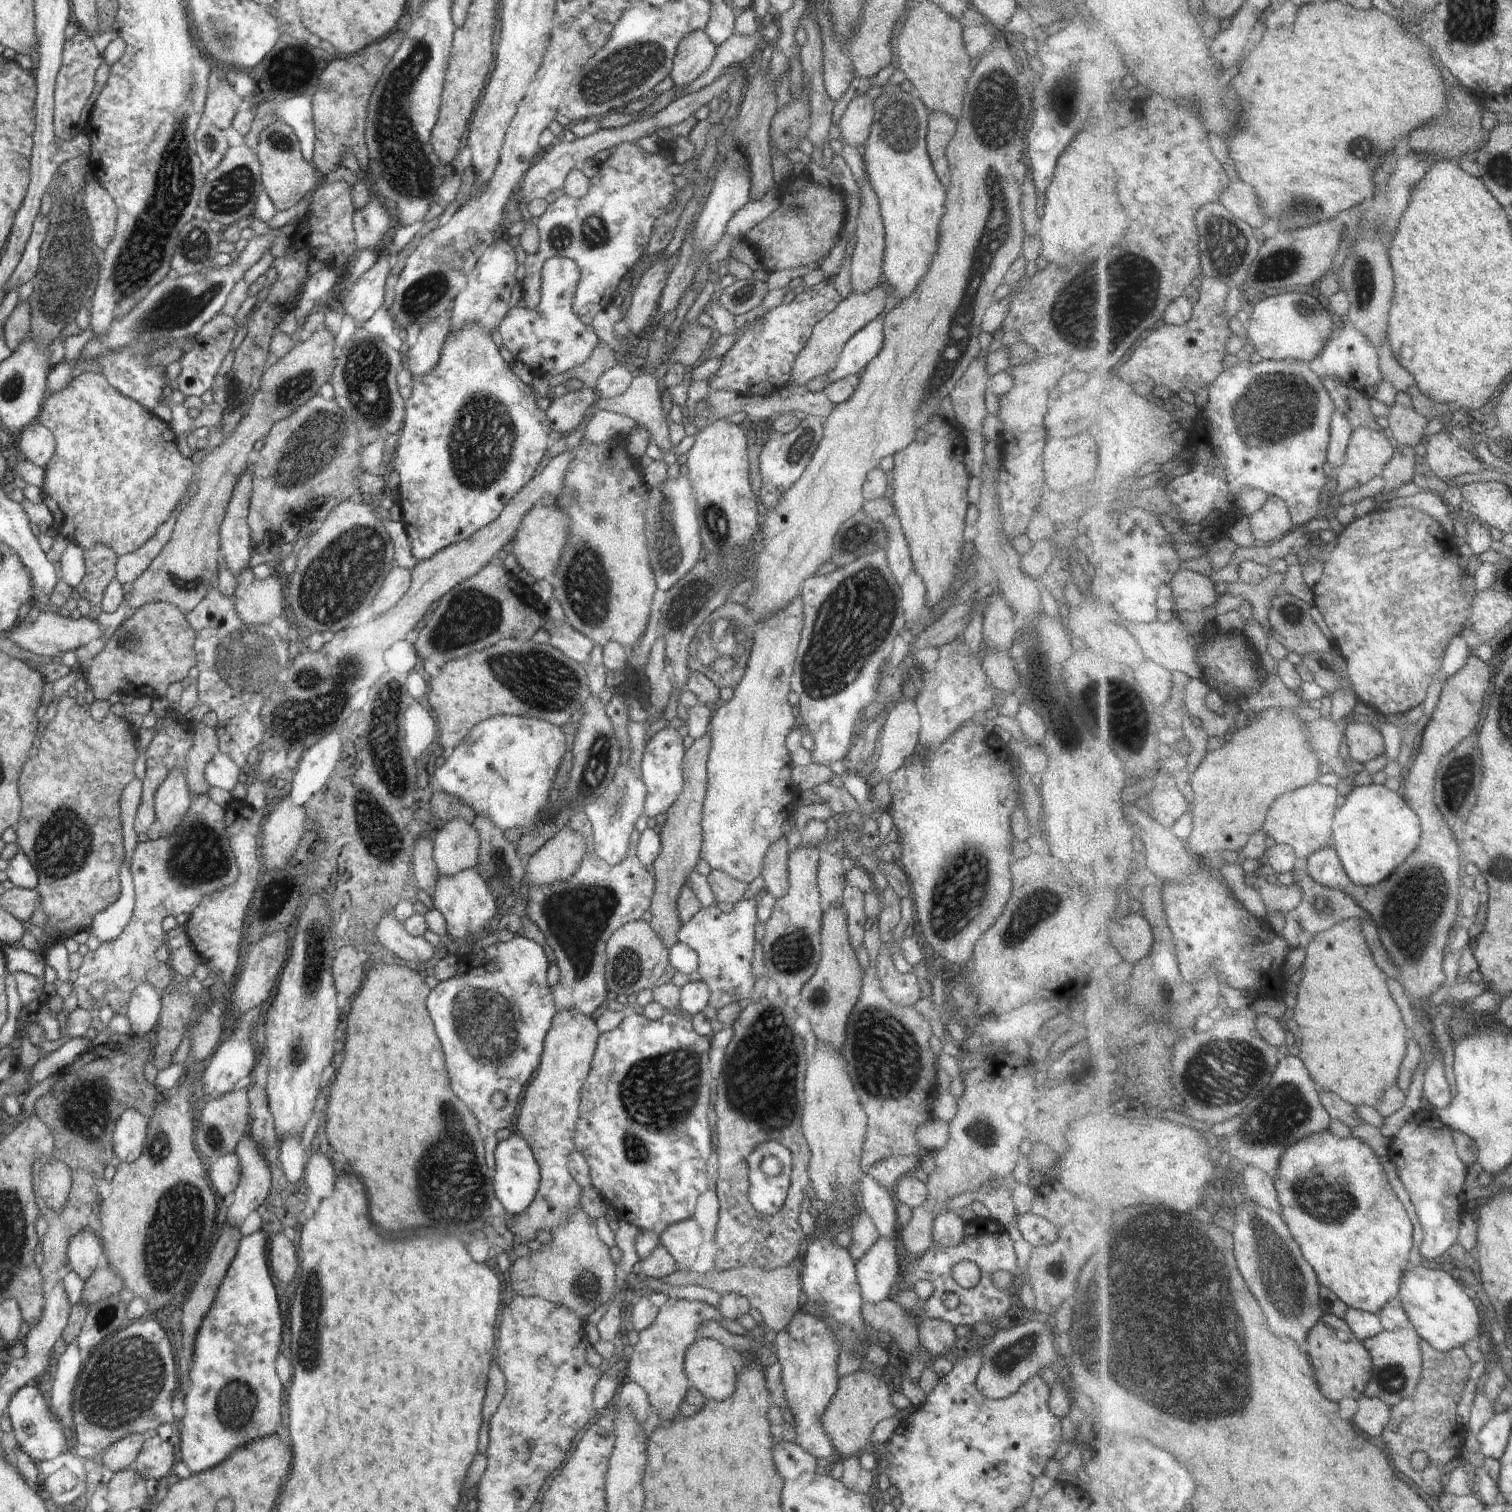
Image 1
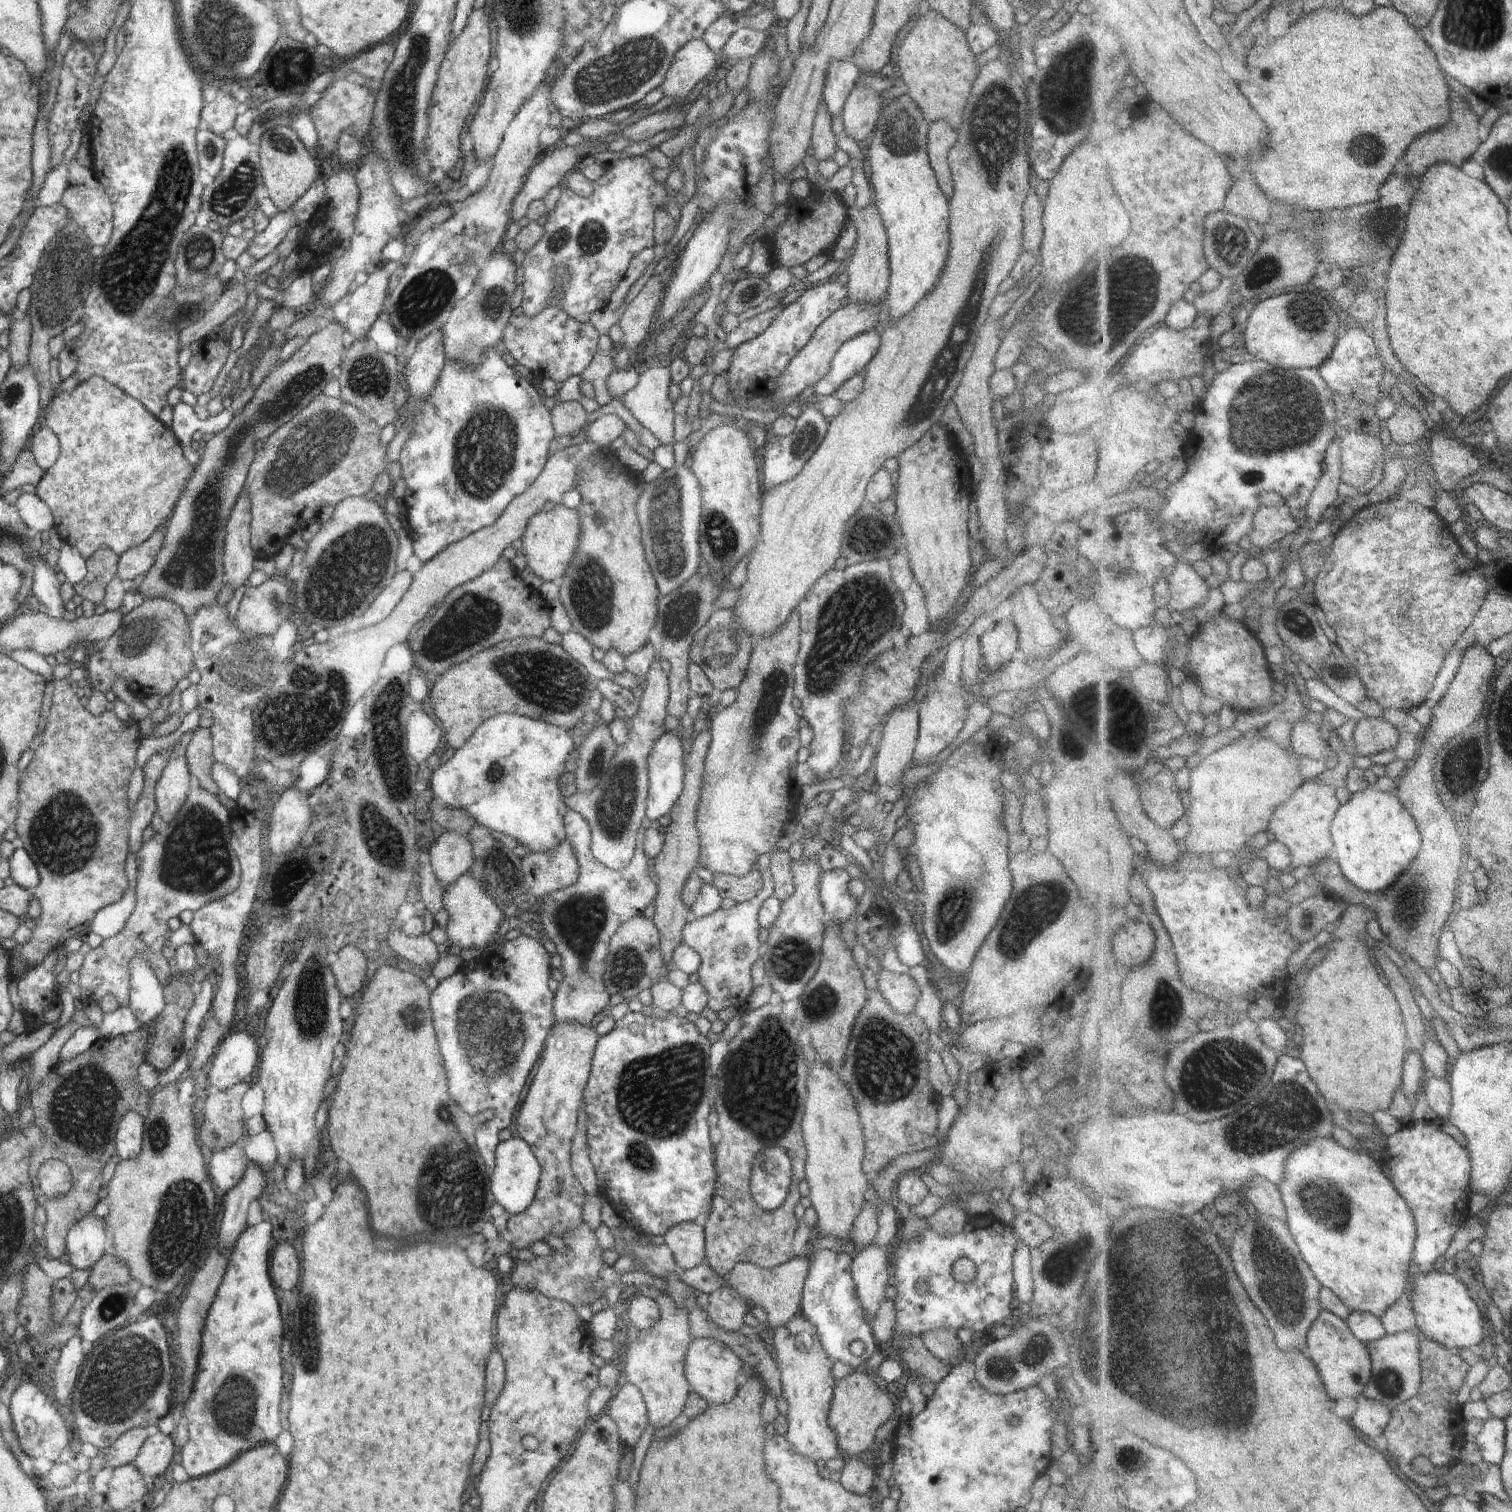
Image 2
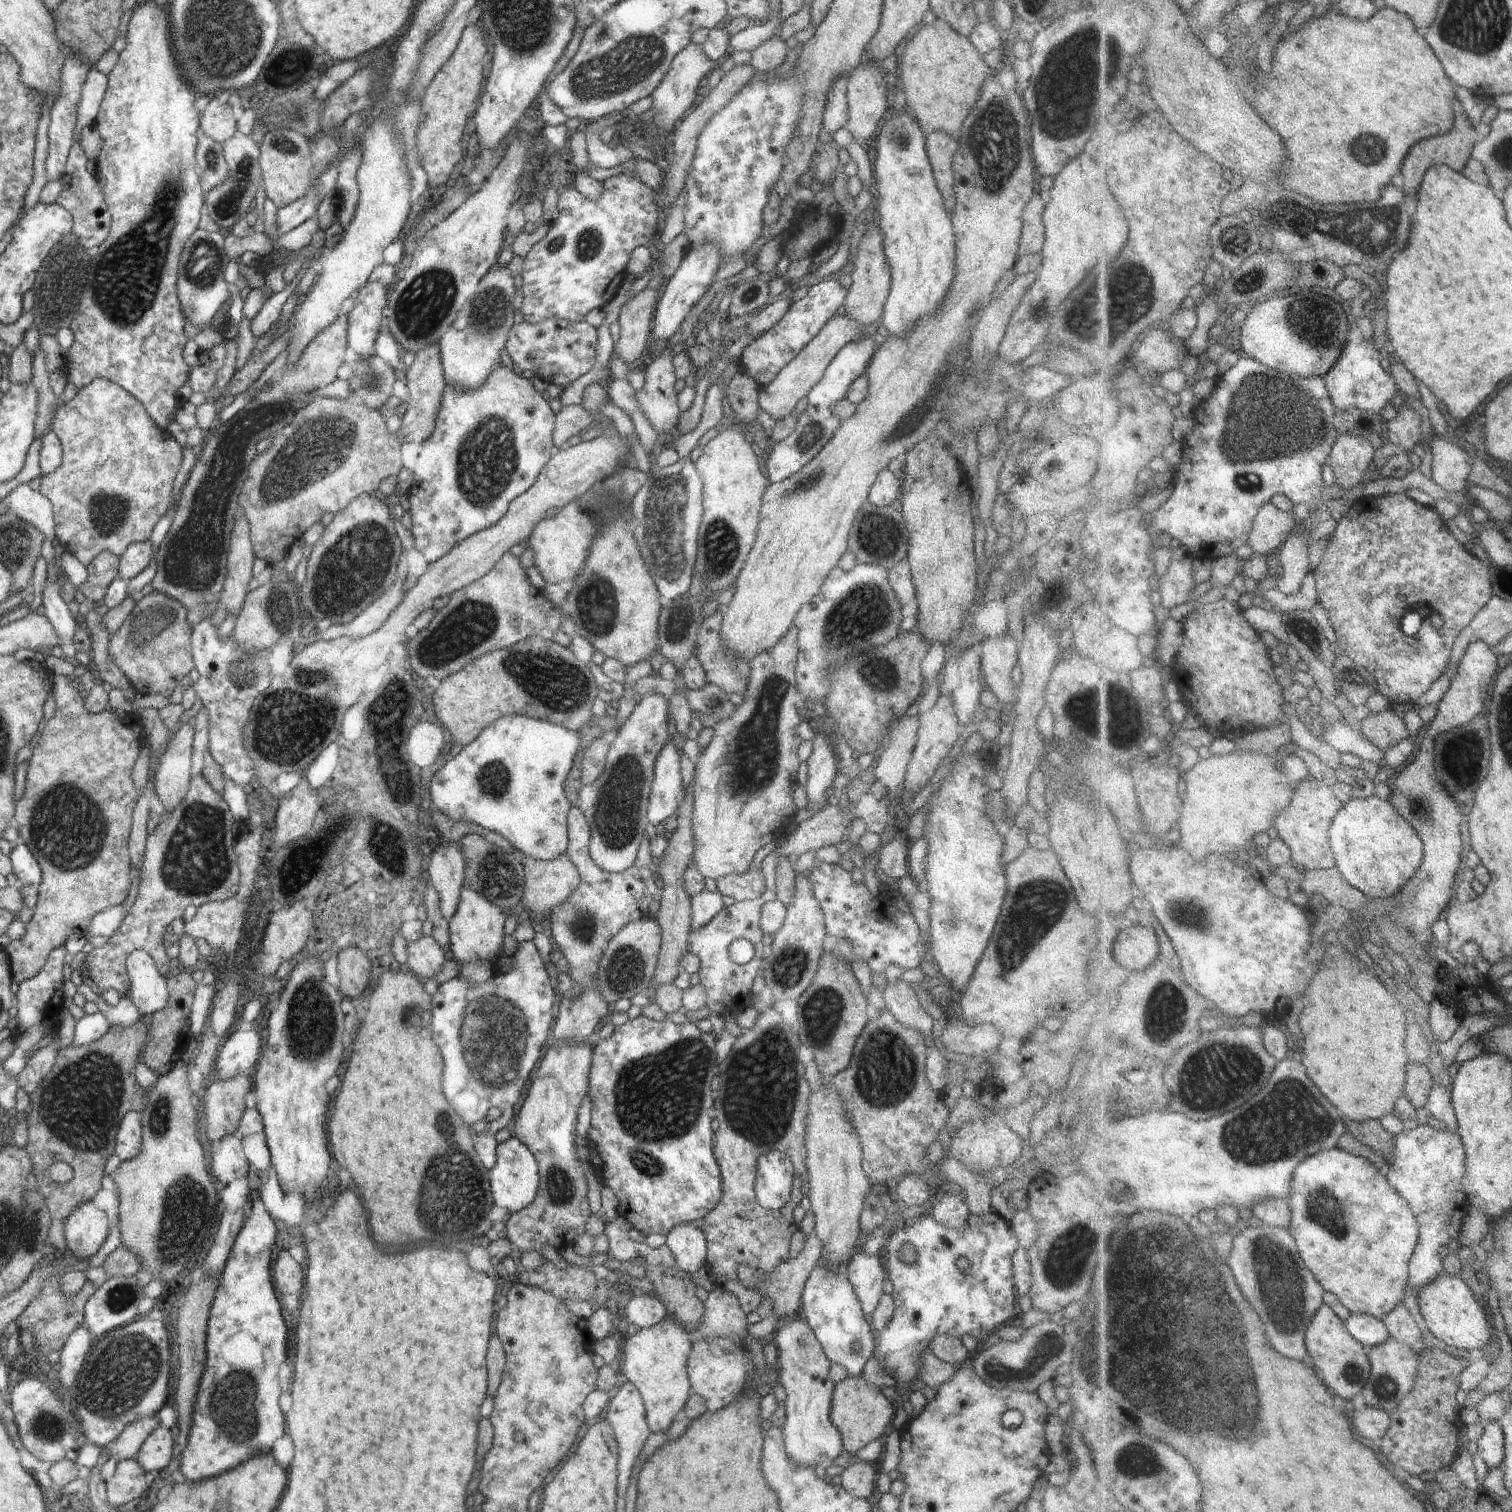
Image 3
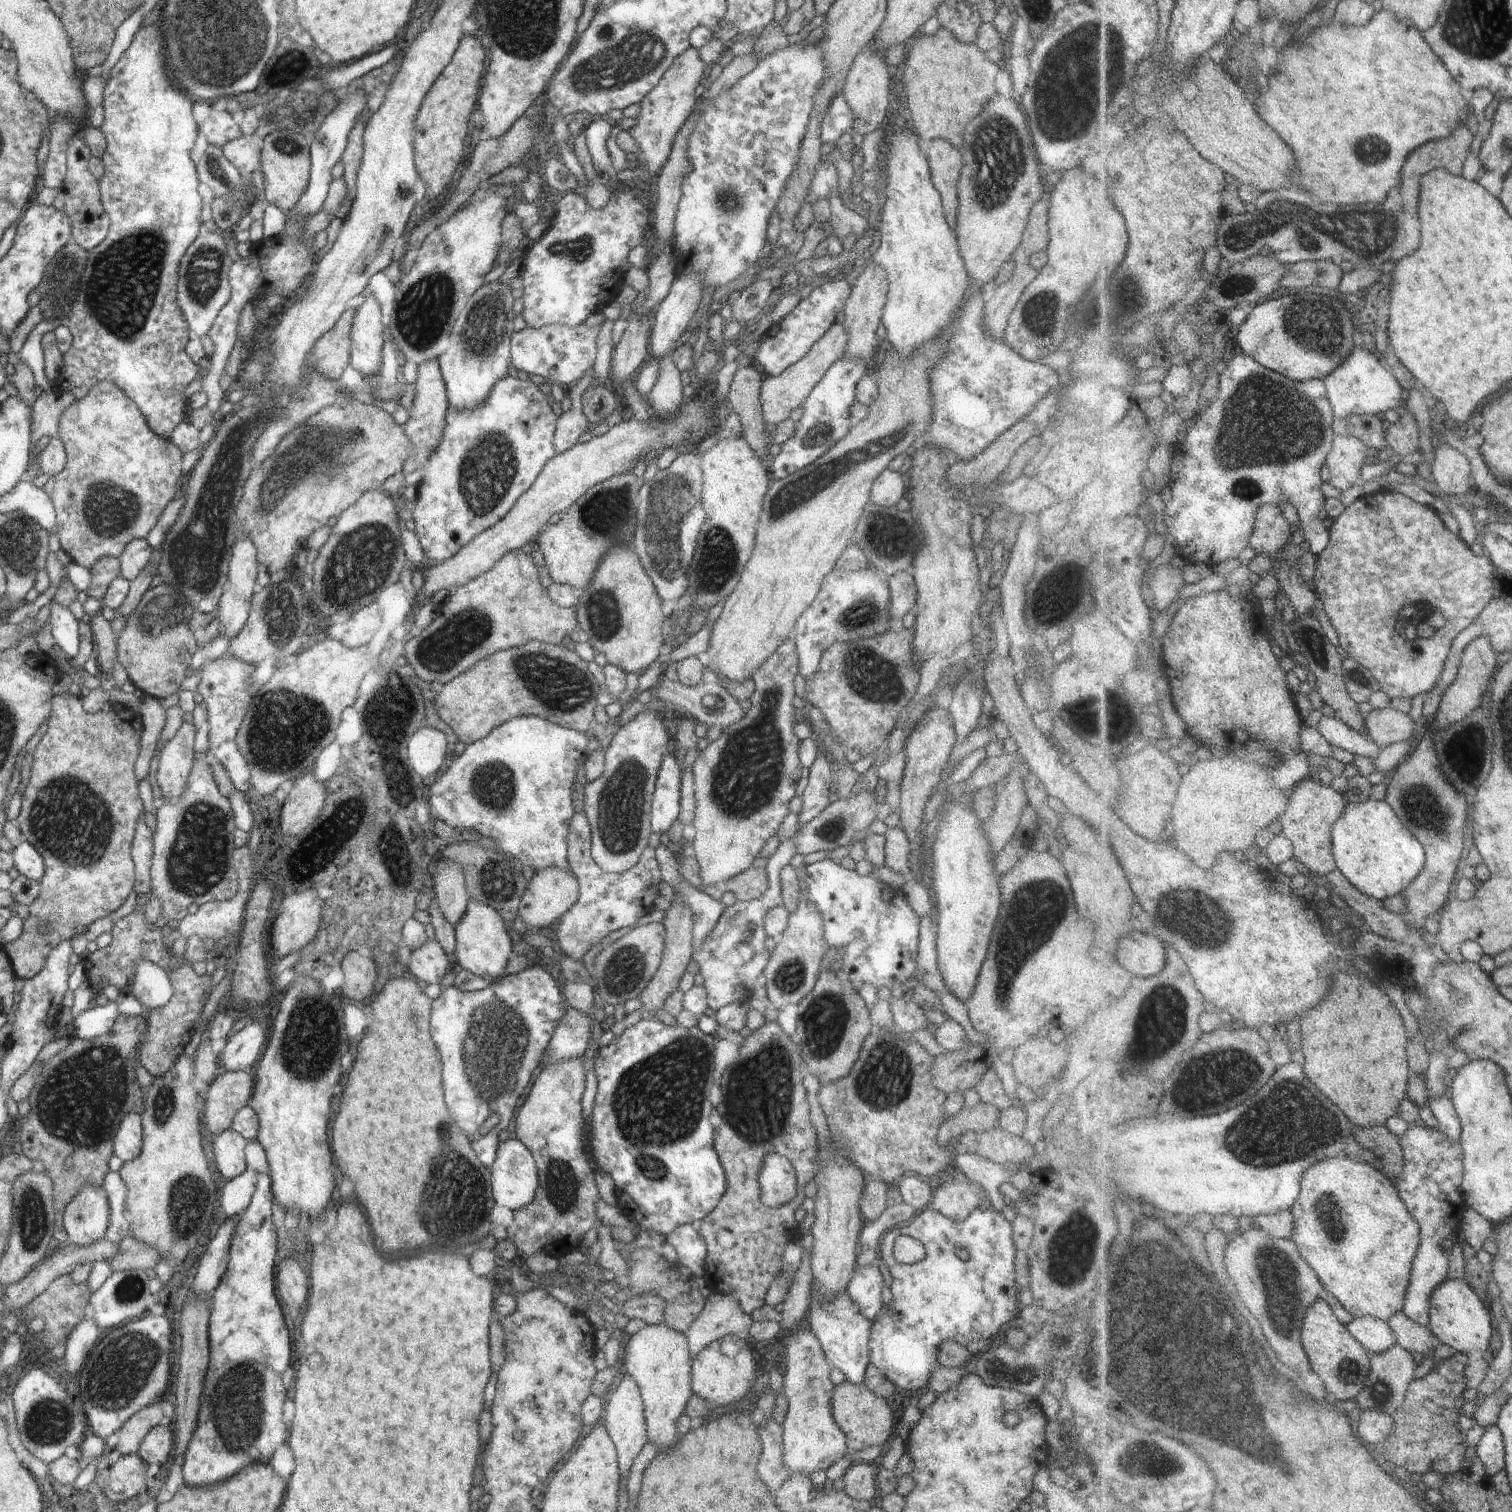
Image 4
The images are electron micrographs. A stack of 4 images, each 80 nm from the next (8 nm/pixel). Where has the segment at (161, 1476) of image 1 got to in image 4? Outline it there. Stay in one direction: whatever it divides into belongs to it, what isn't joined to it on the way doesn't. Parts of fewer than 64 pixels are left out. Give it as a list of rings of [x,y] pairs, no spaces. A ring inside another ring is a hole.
[[[160,1423],[155,1426],[142,1441],[137,1455],[148,1465],[162,1465],[168,1460],[174,1447],[174,1429],[173,1426]]]

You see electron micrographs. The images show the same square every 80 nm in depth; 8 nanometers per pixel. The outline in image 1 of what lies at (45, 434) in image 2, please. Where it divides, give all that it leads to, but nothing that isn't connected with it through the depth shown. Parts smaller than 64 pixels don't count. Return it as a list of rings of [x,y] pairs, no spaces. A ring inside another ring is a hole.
[[[37,422],[24,428],[20,434],[14,437],[12,442],[13,449],[19,449],[24,454],[24,458],[28,458],[35,466],[44,470],[56,452],[54,434]]]

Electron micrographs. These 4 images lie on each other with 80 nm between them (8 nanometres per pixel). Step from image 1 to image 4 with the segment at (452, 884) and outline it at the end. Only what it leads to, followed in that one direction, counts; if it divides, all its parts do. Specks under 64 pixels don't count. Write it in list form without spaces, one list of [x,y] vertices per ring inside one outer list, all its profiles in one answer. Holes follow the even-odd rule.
[[[472,898],[468,899],[467,907],[455,926],[455,949],[453,959],[455,968],[466,969],[470,972],[489,978],[491,983],[499,981],[504,975],[508,958],[512,956],[512,940],[508,934],[509,926],[491,906]]]

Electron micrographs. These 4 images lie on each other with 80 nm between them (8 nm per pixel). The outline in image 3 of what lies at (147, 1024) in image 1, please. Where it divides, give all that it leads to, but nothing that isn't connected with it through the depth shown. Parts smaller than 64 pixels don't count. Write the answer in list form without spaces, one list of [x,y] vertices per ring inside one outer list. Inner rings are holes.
[[[143,950],[134,951],[125,962],[131,982],[129,998],[141,1016],[153,1015],[168,1002],[167,979],[156,968],[152,957]]]

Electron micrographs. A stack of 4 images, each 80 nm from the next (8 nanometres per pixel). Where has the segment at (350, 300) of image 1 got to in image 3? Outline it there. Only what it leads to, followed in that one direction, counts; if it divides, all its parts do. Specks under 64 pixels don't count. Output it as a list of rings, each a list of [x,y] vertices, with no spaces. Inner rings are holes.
[[[380,281],[366,282],[364,288],[359,288],[355,293],[354,306],[348,313],[347,341],[356,355],[363,359],[376,355],[375,338],[380,326],[384,325],[382,311],[387,303],[390,283],[384,285]]]

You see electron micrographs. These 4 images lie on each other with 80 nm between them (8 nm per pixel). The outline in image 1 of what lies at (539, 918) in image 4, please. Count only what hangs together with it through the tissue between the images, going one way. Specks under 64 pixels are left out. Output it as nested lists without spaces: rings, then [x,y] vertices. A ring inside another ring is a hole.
[[[564,827],[528,860],[524,880],[529,886],[548,886],[568,880],[578,872],[585,849],[584,838]]]

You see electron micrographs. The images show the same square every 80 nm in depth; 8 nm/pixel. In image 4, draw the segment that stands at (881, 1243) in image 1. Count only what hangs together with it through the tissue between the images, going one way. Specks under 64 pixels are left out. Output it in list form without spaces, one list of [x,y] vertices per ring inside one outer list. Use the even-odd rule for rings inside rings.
[[[856,1262],[852,1276],[845,1288],[859,1311],[871,1322],[876,1320],[883,1305],[880,1296],[883,1280],[878,1267],[879,1263],[862,1266]]]

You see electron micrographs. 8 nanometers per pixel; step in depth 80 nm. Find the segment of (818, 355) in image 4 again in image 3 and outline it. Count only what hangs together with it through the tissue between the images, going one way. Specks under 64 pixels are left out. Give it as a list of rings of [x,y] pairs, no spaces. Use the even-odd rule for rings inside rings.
[[[844,312],[834,315],[818,331],[818,334],[795,356],[780,372],[760,391],[760,399],[765,410],[776,421],[790,415],[798,405],[802,405],[808,393],[822,380],[826,369],[838,351],[845,344],[861,337],[877,338],[882,335],[881,325],[872,323],[861,325],[856,319],[850,318]]]

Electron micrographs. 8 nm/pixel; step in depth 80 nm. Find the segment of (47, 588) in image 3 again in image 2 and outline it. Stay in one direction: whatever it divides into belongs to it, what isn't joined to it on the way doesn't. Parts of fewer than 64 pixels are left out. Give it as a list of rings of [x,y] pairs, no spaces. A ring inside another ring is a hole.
[[[34,558],[32,569],[34,576],[32,580],[32,594],[36,596],[41,604],[46,606],[48,614],[56,620],[64,620],[63,611],[66,610],[66,603],[62,602],[61,576],[56,569],[51,568],[42,558]]]

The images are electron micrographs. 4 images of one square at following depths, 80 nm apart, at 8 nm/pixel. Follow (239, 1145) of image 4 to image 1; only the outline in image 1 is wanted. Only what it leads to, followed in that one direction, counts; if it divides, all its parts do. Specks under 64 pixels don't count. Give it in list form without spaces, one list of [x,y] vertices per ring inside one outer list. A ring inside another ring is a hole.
[[[234,1152],[218,1157],[218,1160],[210,1165],[207,1177],[211,1187],[223,1197],[234,1192],[241,1177],[241,1164],[238,1155]]]

